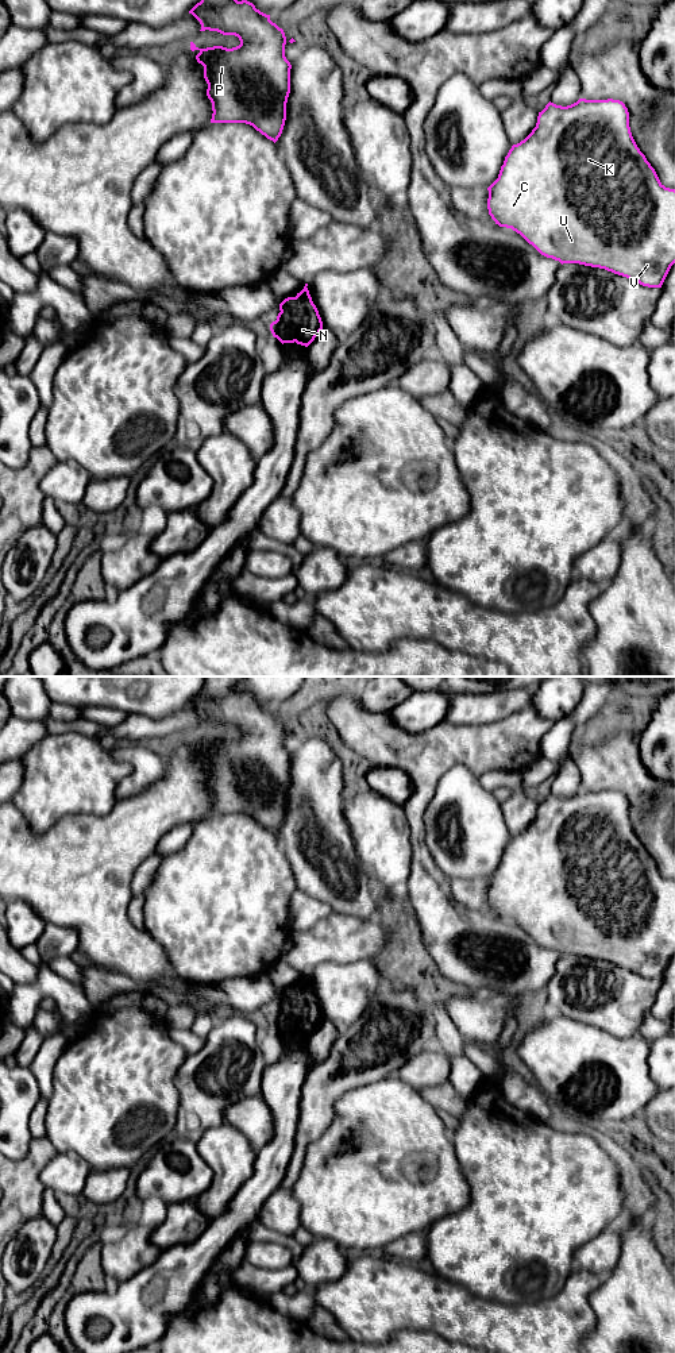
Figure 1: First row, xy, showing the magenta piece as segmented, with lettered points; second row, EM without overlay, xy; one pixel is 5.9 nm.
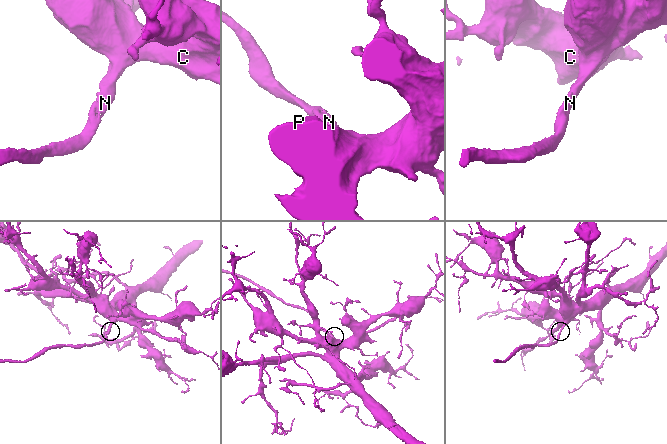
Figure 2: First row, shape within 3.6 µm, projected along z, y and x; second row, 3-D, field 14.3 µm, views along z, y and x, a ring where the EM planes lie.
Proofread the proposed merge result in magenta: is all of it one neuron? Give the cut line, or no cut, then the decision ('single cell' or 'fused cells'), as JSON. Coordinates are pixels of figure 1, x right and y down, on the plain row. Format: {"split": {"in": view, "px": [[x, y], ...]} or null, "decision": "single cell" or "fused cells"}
{"split": null, "decision": "single cell"}

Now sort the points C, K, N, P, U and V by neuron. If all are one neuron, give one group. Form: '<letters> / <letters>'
C K N P U V

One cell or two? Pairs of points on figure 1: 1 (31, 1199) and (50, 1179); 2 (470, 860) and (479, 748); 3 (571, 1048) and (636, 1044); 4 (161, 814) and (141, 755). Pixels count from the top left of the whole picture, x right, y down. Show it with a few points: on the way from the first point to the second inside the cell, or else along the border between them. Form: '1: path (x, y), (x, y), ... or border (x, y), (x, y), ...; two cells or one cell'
1: border (56, 1156), (41, 1171), (41, 1183), (45, 1187); two cells
2: border (446, 771), (458, 764), (465, 764), (477, 777); two cells
3: path (587, 1048), (620, 1048); one cell
4: border (165, 764), (165, 773), (157, 781), (123, 800); two cells

